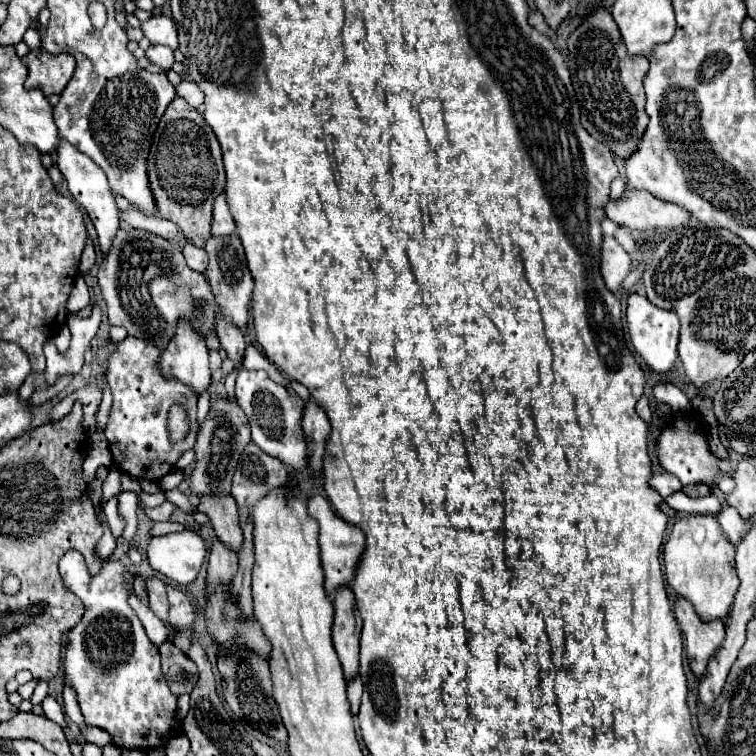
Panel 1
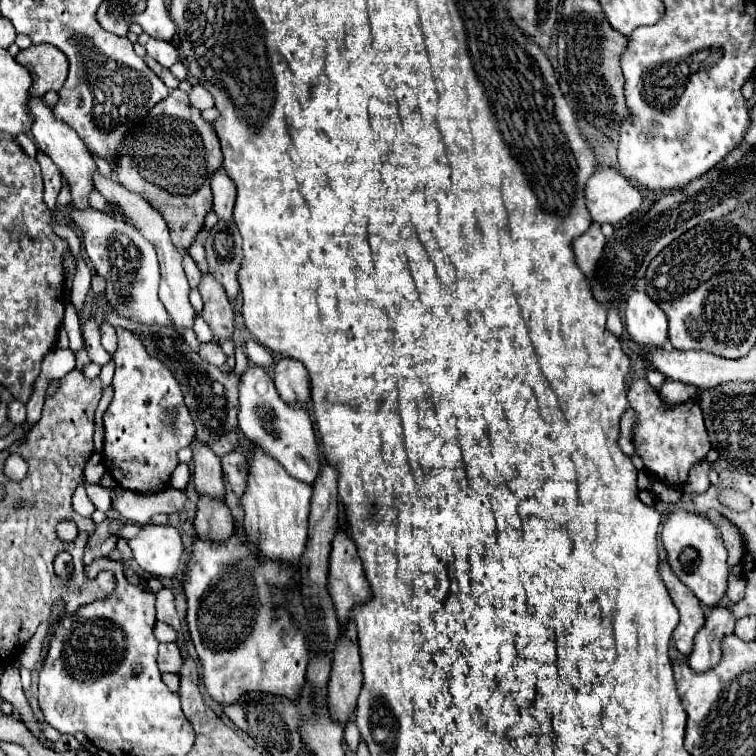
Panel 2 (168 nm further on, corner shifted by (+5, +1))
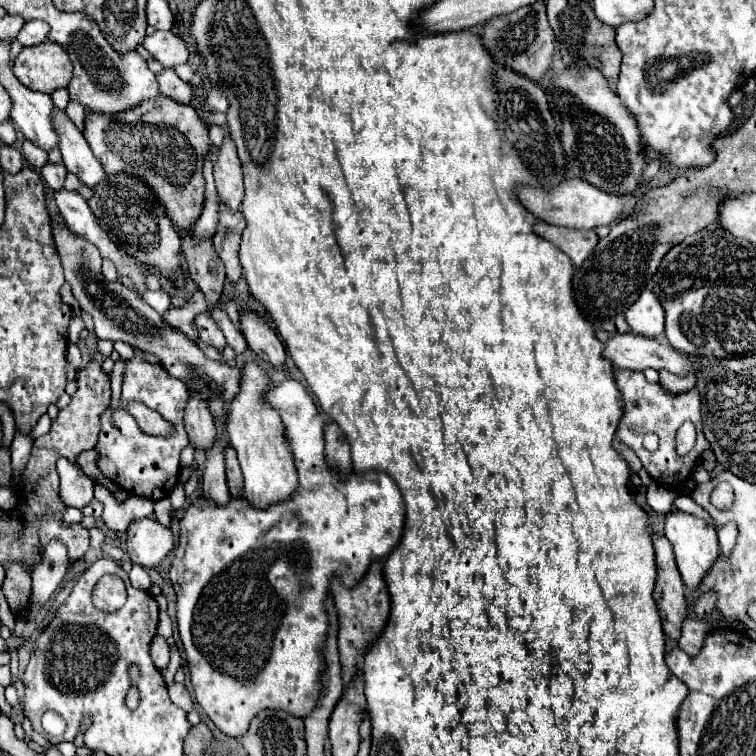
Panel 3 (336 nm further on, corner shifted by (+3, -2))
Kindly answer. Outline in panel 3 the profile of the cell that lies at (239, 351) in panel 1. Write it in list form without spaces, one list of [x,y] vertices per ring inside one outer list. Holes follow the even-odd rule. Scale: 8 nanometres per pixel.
[[[182,233],[182,251],[186,255],[190,277],[206,295],[208,313],[210,313],[210,307],[220,305],[220,299],[222,299],[222,287],[226,281],[224,265],[214,253],[212,241],[196,243],[188,233]]]

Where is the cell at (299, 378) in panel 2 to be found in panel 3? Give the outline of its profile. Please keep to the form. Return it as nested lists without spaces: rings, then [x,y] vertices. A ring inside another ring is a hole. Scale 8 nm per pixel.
[[[244,311],[240,313],[240,325],[242,325],[248,347],[258,357],[262,357],[274,367],[282,367],[286,363],[286,351],[284,351],[282,341],[260,317],[256,317],[250,311]]]

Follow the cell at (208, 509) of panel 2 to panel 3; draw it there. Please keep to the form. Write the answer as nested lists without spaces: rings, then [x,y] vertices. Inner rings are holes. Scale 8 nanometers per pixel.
[[[218,441],[212,451],[206,455],[206,465],[202,473],[202,499],[208,499],[216,505],[228,505],[230,493],[226,487],[226,475],[224,475],[224,457],[222,449],[228,443]]]

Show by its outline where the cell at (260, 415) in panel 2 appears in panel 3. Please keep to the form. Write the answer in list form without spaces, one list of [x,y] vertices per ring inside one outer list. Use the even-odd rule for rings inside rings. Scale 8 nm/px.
[[[288,379],[274,385],[266,391],[264,401],[272,403],[282,417],[300,481],[296,493],[284,503],[286,507],[304,507],[304,519],[300,513],[292,515],[280,509],[280,519],[268,519],[268,523],[274,523],[268,527],[264,515],[268,511],[250,507],[242,497],[232,499],[226,507],[198,499],[182,517],[182,525],[188,531],[188,545],[182,559],[184,575],[176,585],[178,629],[186,649],[196,701],[214,725],[230,737],[242,737],[248,731],[250,719],[262,709],[284,709],[298,717],[306,717],[312,711],[322,689],[320,671],[324,669],[324,657],[320,651],[328,629],[328,617],[322,605],[330,579],[338,575],[344,585],[352,587],[372,559],[382,559],[396,547],[404,527],[404,501],[398,485],[386,473],[352,473],[346,481],[340,481],[326,467],[324,423],[312,397],[298,381]],[[212,581],[226,583],[226,587],[212,589],[208,587]]]

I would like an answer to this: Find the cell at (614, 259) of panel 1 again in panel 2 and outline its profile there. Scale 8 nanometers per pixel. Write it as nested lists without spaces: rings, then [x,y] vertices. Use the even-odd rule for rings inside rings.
[[[592,224],[582,236],[574,238],[572,250],[576,254],[576,264],[586,276],[594,276],[594,268],[606,244],[604,234],[600,232],[600,224]]]

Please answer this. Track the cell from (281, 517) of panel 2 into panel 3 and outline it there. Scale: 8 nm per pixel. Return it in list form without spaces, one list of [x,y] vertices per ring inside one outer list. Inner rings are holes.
[[[246,363],[242,369],[242,385],[240,393],[230,405],[228,411],[228,437],[230,445],[238,453],[238,461],[244,473],[244,499],[256,507],[256,509],[268,509],[274,503],[282,503],[294,495],[298,489],[298,477],[294,469],[294,459],[284,443],[284,425],[280,423],[280,417],[274,409],[260,403],[262,393],[272,387],[266,373],[260,369],[258,363]]]

